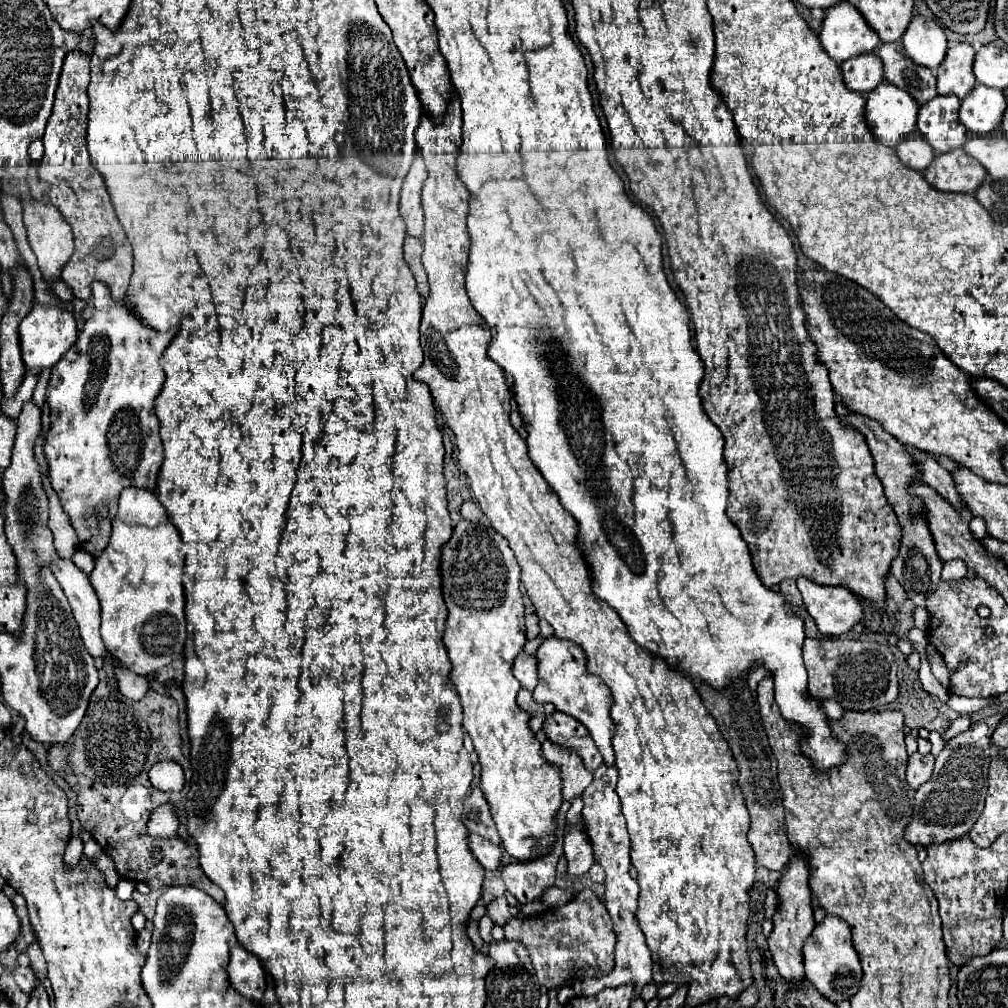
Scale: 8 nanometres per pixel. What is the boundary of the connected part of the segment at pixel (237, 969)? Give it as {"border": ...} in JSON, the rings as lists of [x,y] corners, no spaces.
{"border":[[[236,944],[230,950],[230,964],[228,964],[228,978],[230,984],[250,1000],[262,1000],[266,990],[266,974],[262,962],[256,954],[250,954],[246,948]]]}

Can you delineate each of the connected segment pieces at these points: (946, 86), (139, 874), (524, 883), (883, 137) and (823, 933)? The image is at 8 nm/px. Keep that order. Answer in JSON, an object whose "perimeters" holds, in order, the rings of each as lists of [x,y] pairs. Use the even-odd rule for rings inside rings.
{"perimeters":[[[[966,42],[948,48],[944,62],[938,68],[938,94],[954,94],[960,100],[976,86],[976,76],[972,74],[974,48]]],[[[110,654],[104,658],[102,668],[100,668],[100,684],[96,686],[96,690],[90,696],[90,704],[88,710],[82,718],[82,724],[78,726],[78,730],[74,732],[74,736],[70,738],[70,742],[66,744],[54,744],[48,750],[48,764],[52,766],[52,770],[56,770],[70,786],[72,790],[78,794],[78,820],[82,824],[82,828],[86,832],[92,834],[92,838],[102,846],[102,850],[114,860],[116,870],[122,878],[128,880],[136,880],[136,882],[146,882],[150,884],[150,888],[160,888],[160,886],[194,886],[204,890],[206,894],[210,894],[218,904],[226,904],[224,892],[222,888],[218,888],[202,870],[200,862],[198,862],[198,846],[196,842],[190,838],[190,834],[186,830],[182,830],[184,834],[178,834],[176,838],[152,838],[146,834],[146,822],[148,822],[148,814],[164,804],[164,802],[172,802],[180,814],[180,826],[184,828],[186,822],[182,820],[184,814],[184,806],[186,806],[186,796],[188,796],[188,784],[184,786],[184,790],[180,792],[160,792],[156,788],[150,786],[148,782],[148,770],[152,766],[152,762],[158,760],[174,760],[184,768],[186,774],[186,782],[192,778],[192,770],[190,770],[190,762],[184,758],[182,754],[182,740],[180,740],[180,724],[178,724],[178,704],[176,700],[162,696],[154,690],[150,690],[144,698],[144,702],[134,702],[126,696],[120,694],[118,690],[118,680],[116,680],[116,670],[122,668],[122,662],[118,662],[116,658],[112,658]],[[160,848],[162,852],[162,860],[156,862],[152,858],[152,850]]],[[[558,834],[556,846],[546,854],[544,858],[532,860],[532,862],[512,862],[504,864],[500,870],[500,876],[506,884],[506,890],[520,902],[534,902],[540,898],[540,894],[554,884],[556,876],[556,864],[558,858],[563,855],[563,835]]],[[[886,80],[866,98],[866,124],[884,146],[898,146],[916,130],[916,118],[918,102]]],[[[826,916],[820,924],[816,924],[816,928],[810,934],[810,938],[806,940],[802,952],[804,952],[806,978],[818,988],[818,992],[822,996],[826,996],[830,1002],[838,1004],[856,994],[856,990],[860,986],[860,978],[862,978],[862,968],[860,968],[858,952],[852,946],[850,926],[846,926],[846,922],[842,922],[842,918]]]]}

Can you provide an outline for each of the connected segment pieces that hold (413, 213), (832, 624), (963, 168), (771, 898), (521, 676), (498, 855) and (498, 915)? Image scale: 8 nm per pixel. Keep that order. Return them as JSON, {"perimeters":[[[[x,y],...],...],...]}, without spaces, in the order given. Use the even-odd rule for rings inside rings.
{"perimeters":[[[[418,152],[408,170],[408,176],[404,178],[402,194],[400,194],[400,214],[408,226],[410,236],[422,236],[424,212],[422,212],[422,204],[420,204],[420,190],[422,190],[426,176],[428,176],[428,170]]],[[[804,576],[796,578],[796,586],[808,614],[824,636],[840,636],[862,620],[862,606],[850,590],[812,584]]],[[[962,148],[940,154],[924,170],[924,178],[930,186],[942,192],[962,192],[974,194],[986,178],[982,164],[974,162]]],[[[767,889],[766,890],[766,899],[764,903],[764,910],[766,913],[766,918],[771,919],[772,916],[776,912],[776,908],[778,907],[778,898],[774,889]]],[[[524,652],[518,654],[518,658],[514,660],[514,666],[512,666],[512,674],[522,684],[522,688],[534,690],[534,686],[536,686],[536,658],[526,656]]],[[[468,834],[468,842],[470,842],[470,852],[476,856],[476,860],[486,868],[486,870],[496,870],[502,862],[502,852],[500,846],[490,844],[486,840],[482,840],[478,834]]],[[[504,896],[494,898],[494,900],[486,906],[486,910],[488,910],[488,916],[492,918],[492,922],[494,922],[494,924],[498,924],[498,926],[504,926],[504,924],[506,924],[506,920],[510,918],[508,902],[506,902],[506,898],[504,898]]]]}

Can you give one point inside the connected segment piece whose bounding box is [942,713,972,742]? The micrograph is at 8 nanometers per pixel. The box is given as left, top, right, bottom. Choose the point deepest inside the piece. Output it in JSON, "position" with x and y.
{"position":[961,724]}

